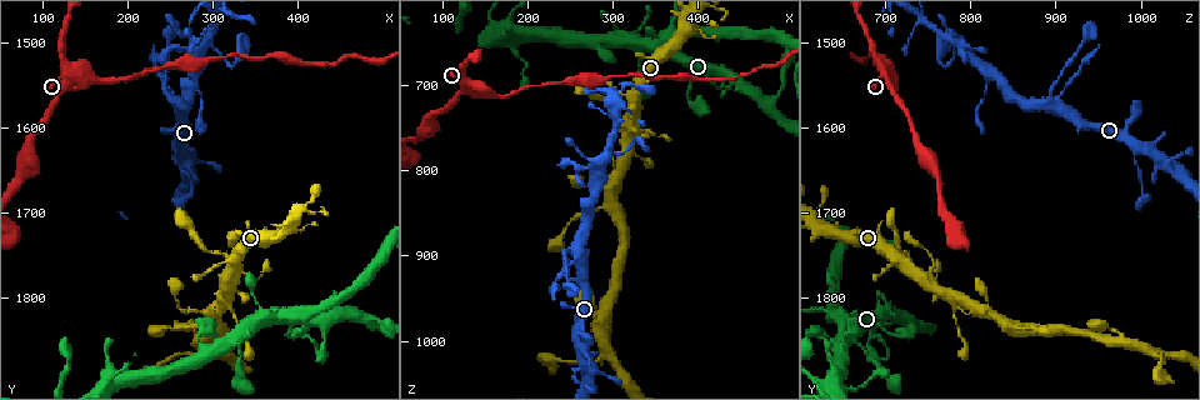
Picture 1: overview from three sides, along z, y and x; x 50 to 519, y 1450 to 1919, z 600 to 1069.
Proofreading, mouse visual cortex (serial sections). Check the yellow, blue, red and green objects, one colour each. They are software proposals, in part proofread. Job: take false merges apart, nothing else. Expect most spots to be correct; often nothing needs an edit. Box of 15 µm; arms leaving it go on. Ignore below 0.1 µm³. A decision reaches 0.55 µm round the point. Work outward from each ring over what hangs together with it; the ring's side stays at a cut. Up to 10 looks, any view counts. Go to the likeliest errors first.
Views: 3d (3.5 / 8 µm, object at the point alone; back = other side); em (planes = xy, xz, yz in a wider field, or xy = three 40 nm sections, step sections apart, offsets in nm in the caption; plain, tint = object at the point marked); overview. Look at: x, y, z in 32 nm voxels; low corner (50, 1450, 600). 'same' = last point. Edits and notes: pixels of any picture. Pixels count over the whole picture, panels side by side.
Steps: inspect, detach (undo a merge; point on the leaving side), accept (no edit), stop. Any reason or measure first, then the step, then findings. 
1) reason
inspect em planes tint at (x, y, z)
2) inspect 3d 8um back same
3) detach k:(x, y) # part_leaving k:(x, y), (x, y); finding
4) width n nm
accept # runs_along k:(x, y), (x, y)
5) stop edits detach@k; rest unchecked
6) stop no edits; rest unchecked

abrupt turn
inspect 3d 3.5um at (135, 1535, 700)

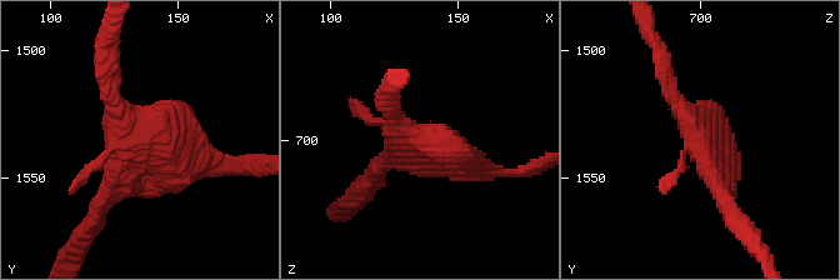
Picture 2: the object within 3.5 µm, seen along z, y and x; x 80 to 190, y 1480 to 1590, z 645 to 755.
shape alone is not enough
inspect em xy step 2 tint at (138, 1537, 702)

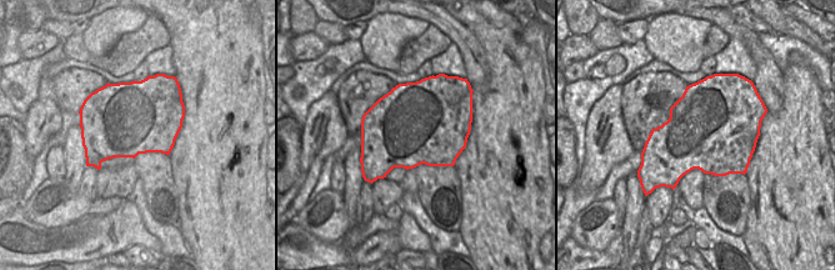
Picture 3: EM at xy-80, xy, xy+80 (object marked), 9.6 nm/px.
width 800 nm
accept # runs_along 2:(361, 113), (495, 173); continuous, no second cell

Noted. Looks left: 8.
branch point
inspect 3d 3.5um at (260, 1625, 995)

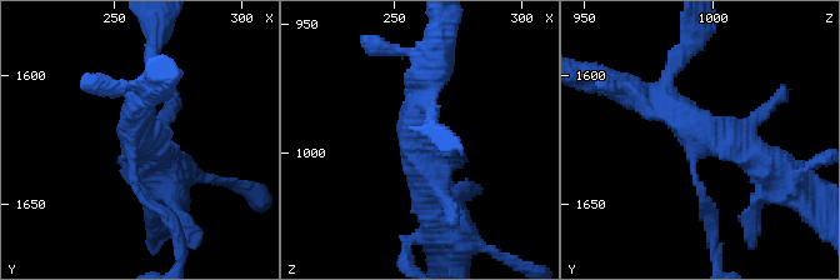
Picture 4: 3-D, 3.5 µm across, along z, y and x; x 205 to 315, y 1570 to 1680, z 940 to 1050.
inspect em xy step 1 tint at (259, 1620, 996)

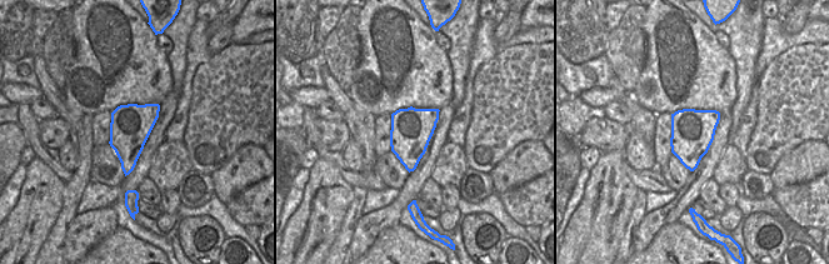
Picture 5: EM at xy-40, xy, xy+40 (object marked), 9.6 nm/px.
accept # runs_along 4:(638, 93), (771, 165); continuous, no second cell

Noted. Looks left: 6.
sharp bend
inspect 3d 3.5um at (325, 1530, 770)

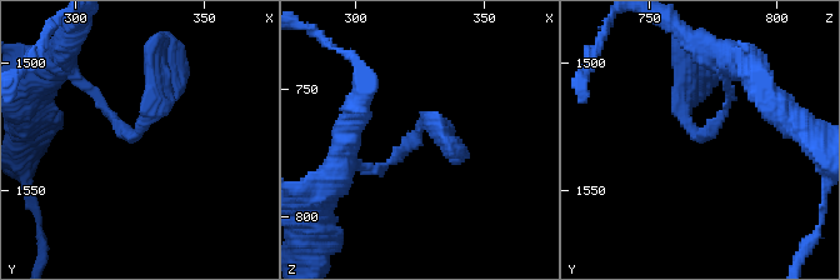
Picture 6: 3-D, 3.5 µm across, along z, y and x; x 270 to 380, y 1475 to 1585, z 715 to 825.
arm_widths 150, 250 nm; shape alone is not enough
inspect em xy step 1 tint at (324, 1527, 766)

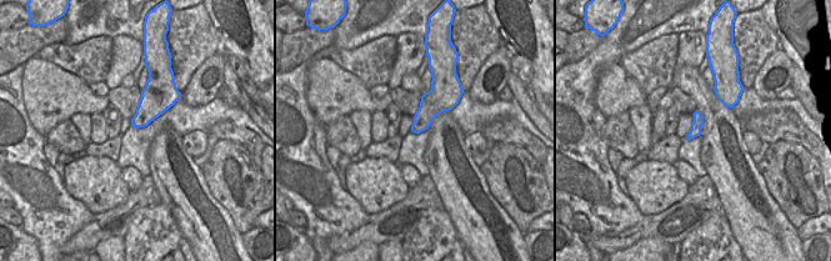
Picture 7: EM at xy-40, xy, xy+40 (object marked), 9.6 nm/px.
accept # runs_along 6:(90, 90), (133, 136), (159, 60); continuous, no second cell

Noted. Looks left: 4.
calibre changes
inspect em planes tint at (325, 1760, 725)

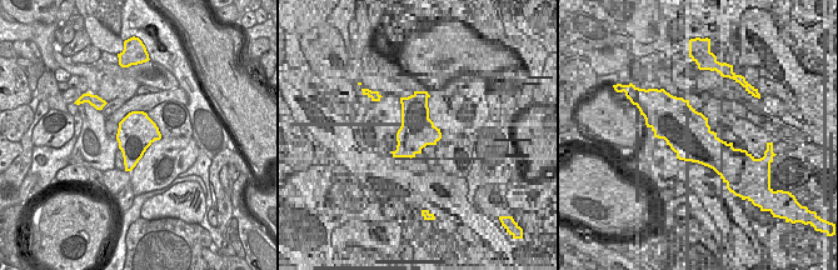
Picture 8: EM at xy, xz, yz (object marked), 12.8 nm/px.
see where the arms go
inspect 3d 3.5um same

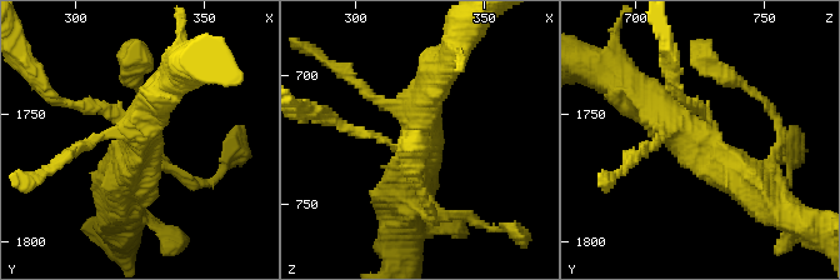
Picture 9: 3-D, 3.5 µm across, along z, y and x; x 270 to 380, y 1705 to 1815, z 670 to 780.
accept # runs_along 9:(638, 93), (761, 193); one cell here

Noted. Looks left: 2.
stop no edits; rest unchecked

